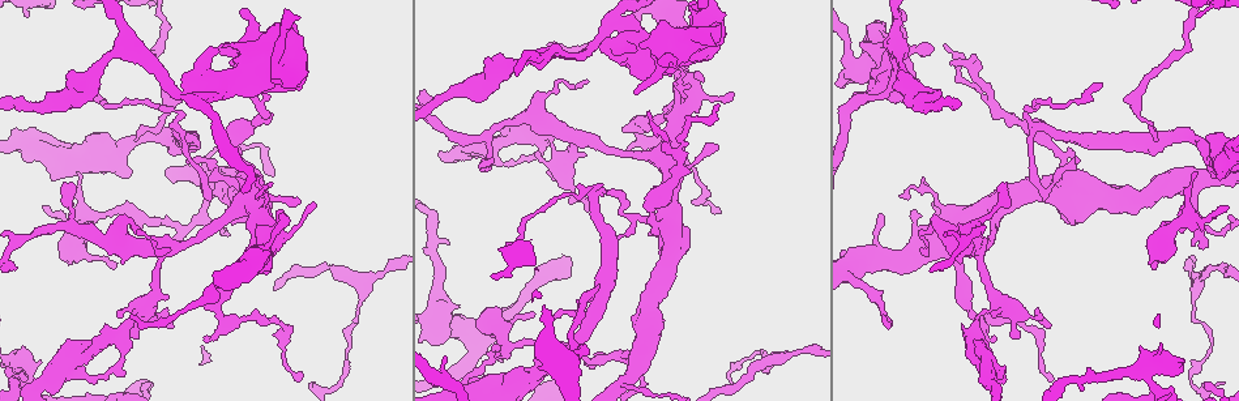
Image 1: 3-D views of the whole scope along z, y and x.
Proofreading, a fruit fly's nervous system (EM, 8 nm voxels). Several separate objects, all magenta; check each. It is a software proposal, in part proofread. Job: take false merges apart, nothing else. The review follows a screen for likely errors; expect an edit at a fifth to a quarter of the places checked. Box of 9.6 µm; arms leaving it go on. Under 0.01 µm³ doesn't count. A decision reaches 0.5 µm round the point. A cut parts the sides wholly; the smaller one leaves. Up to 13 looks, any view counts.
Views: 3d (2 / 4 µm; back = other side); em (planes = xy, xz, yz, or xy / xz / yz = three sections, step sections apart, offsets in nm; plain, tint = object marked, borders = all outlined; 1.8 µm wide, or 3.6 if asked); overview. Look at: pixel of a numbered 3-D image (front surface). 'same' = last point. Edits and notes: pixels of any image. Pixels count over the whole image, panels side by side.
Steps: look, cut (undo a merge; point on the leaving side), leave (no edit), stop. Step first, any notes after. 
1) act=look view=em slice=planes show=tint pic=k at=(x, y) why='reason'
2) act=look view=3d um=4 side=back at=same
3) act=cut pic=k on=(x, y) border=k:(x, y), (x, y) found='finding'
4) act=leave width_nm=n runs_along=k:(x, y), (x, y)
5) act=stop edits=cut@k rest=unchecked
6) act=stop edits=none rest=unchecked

act=look view=3d um=2 pic=1 at=(993, 205) why='four arms meet'

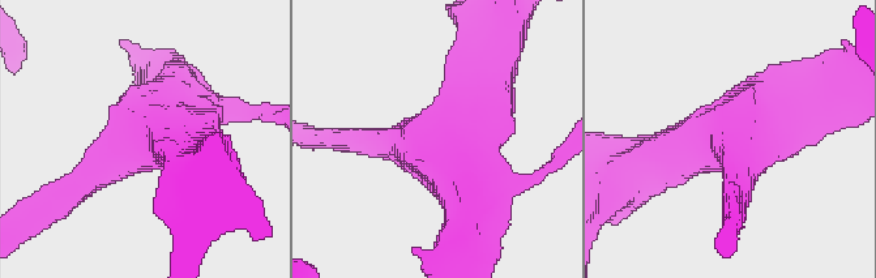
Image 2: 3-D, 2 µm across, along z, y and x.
act=look view=em slice=planes show=tint pic=2 at=(167, 128) arms=4

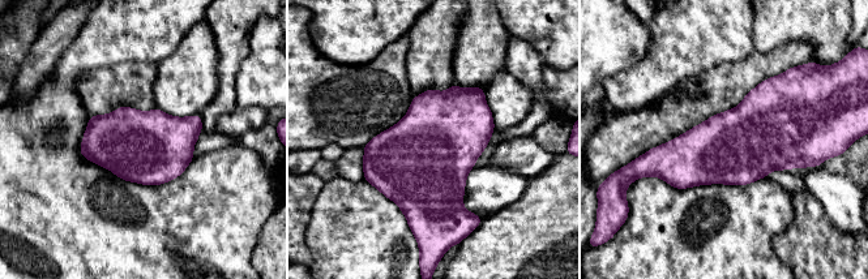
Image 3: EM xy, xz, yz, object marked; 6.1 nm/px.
act=leave found='all the same neuron'

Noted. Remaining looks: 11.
act=look view=em um=3.6 slice=planes show=tint pic=1 at=(639, 353) why='arms part here'

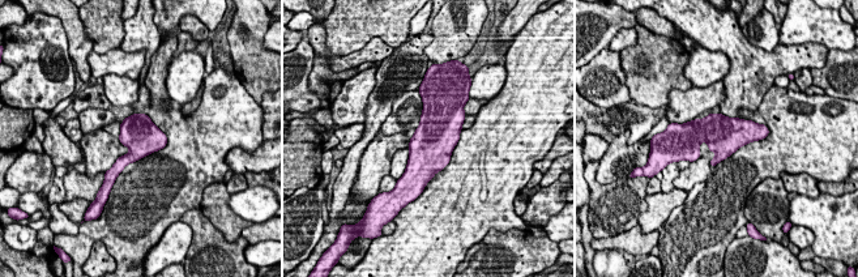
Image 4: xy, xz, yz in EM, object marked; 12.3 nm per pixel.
act=leave width_nm=460 found='all the same neuron'

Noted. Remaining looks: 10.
act=look view=em slice=yz step=8 show=tint pic=1 at=(1133, 105)

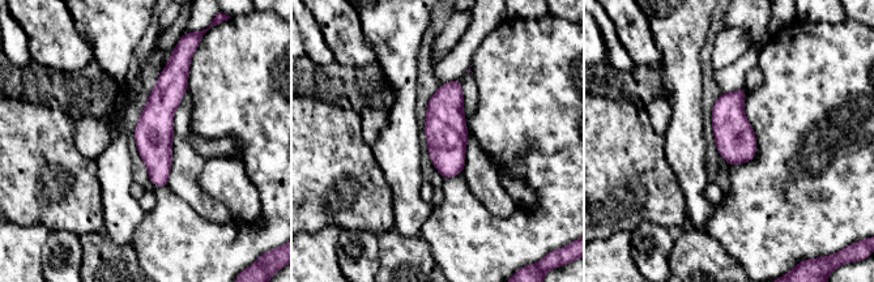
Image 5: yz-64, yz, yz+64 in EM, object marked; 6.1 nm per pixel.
act=leave found='all the same neuron'

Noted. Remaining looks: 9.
act=look view=em slice=yz step=8 show=tint pic=1 at=(598, 196)

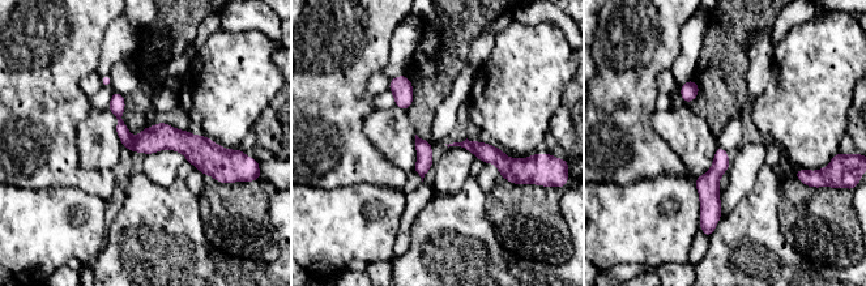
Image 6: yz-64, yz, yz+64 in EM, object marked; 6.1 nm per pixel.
act=look view=em slice=planes show=tint at=same

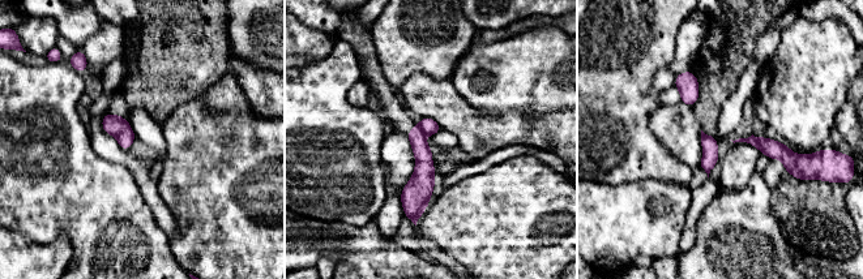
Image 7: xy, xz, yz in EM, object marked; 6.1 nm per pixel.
act=cut pic=7 on=(424, 171) border=7:(418, 125), (424, 134) found='a second neuron is stuck on'

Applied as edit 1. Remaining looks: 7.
act=look view=em slice=xz step=8 show=tint pic=1 at=(618, 12) why='sharp bend'

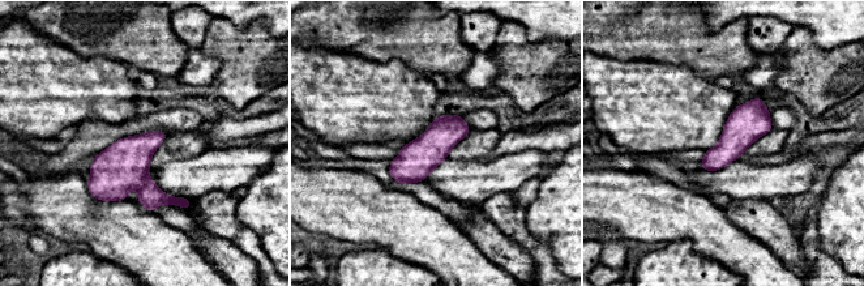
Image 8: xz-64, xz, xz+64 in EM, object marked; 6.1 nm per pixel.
act=look view=em slice=planes show=borders at=same why='cut it another way'

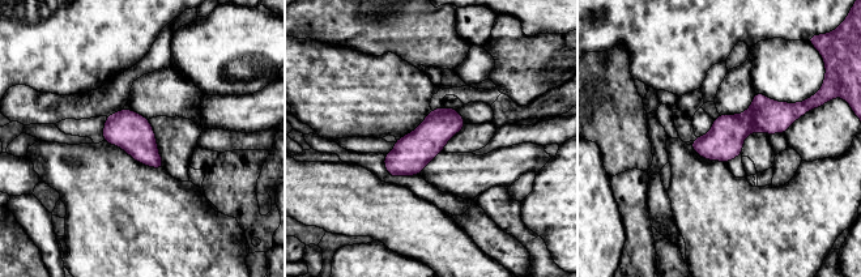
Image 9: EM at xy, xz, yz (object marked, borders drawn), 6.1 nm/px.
act=cut pic=9 on=(725, 140) width_nm=220 border=9:(749, 109), (755, 111), (759, 130) found='two neurons meet here'

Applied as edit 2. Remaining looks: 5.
act=look view=overview

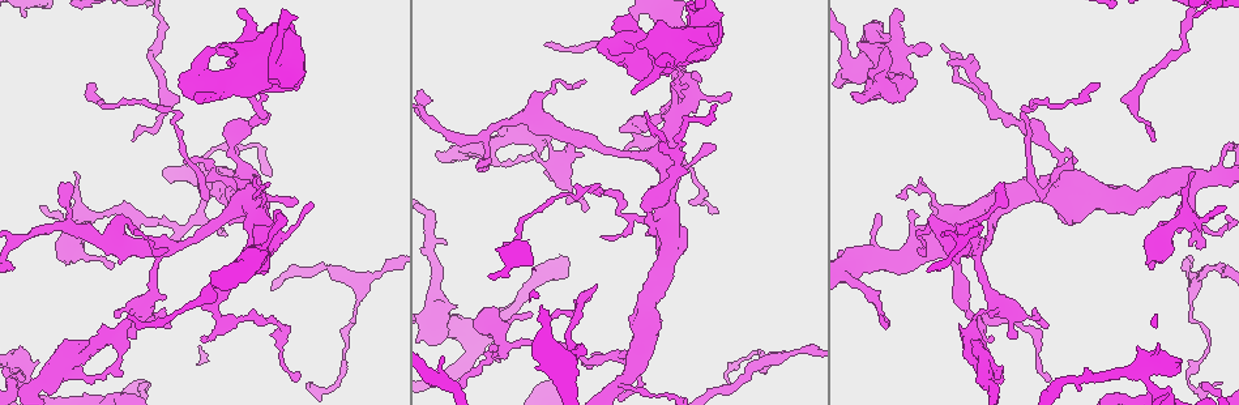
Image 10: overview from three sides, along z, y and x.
act=look view=3d um=4 pic=10 at=(537, 139)

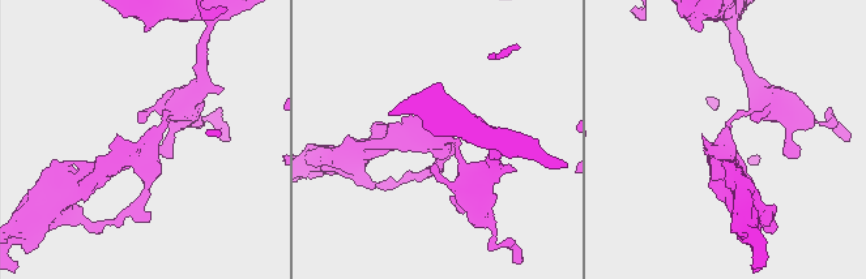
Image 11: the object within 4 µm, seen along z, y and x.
act=look view=em slice=planes show=tint pic=11 at=(440, 145) arms=3

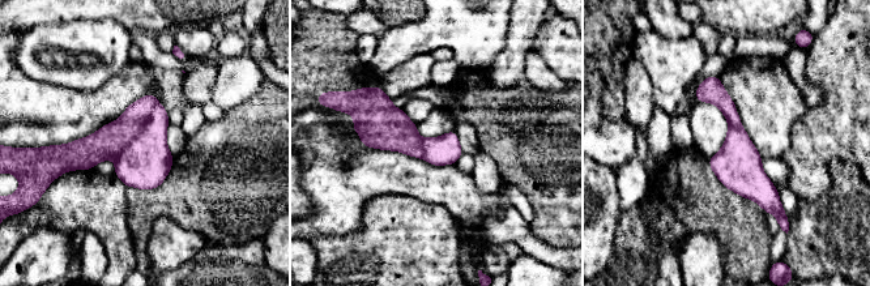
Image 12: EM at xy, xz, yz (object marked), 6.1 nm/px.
act=leave runs_along=12:(712, 79), (734, 123), (738, 167), (770, 209) found='continuous, no second neuron'

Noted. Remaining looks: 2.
act=stop edits=cut@7,cut@9 rest=unchecked

